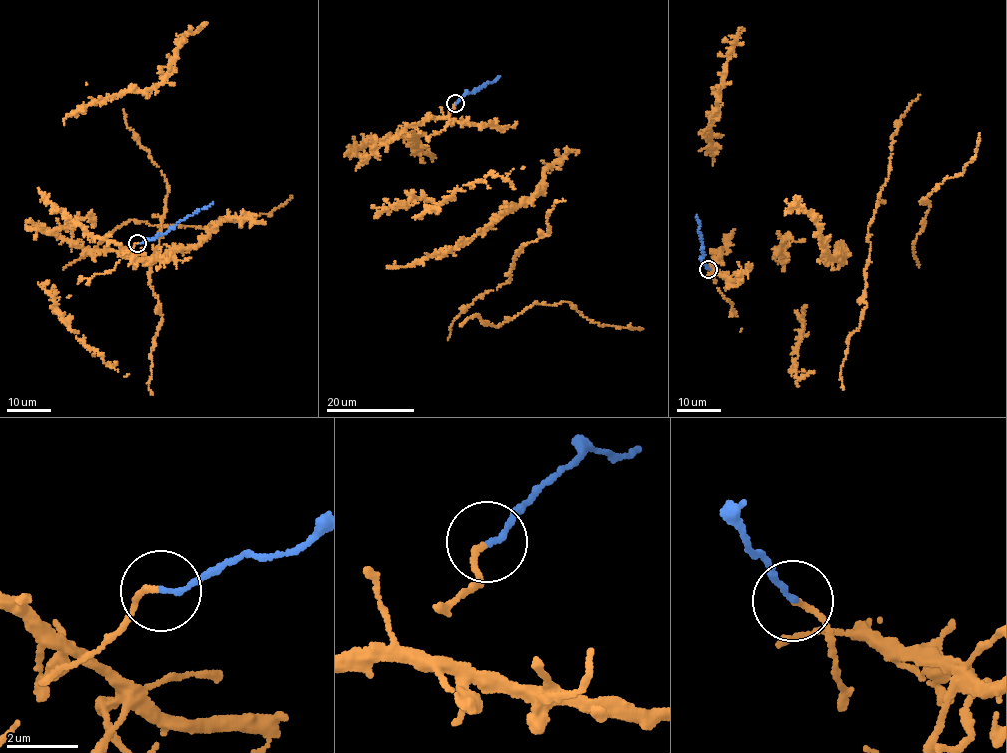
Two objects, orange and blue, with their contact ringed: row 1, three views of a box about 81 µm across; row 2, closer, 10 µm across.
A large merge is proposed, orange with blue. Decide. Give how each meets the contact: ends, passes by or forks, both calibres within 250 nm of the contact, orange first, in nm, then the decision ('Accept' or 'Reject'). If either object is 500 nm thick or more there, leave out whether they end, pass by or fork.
At the ring orange ends. At the ring blue ends. Thickness 150 nm (orange) against 150 nm. Accept

